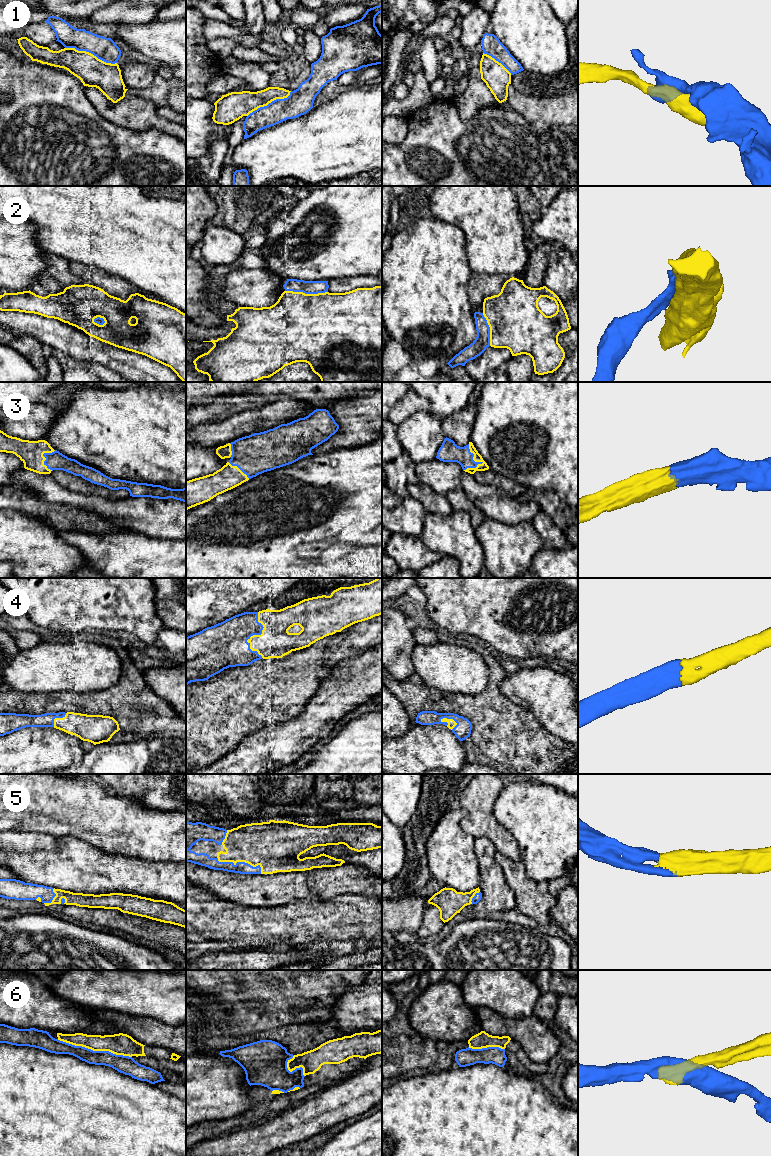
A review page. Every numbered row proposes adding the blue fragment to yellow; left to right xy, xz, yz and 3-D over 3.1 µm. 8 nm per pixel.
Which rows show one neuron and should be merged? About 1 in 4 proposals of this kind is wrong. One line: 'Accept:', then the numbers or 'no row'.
Accept: 3, 4, 5

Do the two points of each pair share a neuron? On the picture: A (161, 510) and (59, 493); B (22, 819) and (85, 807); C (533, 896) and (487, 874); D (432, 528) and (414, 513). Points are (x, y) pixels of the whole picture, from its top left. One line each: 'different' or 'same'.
A: same
B: same
C: different
D: different

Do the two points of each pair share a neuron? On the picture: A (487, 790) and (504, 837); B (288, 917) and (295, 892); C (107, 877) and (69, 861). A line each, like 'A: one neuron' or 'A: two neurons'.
A: one neuron
B: two neurons
C: one neuron

